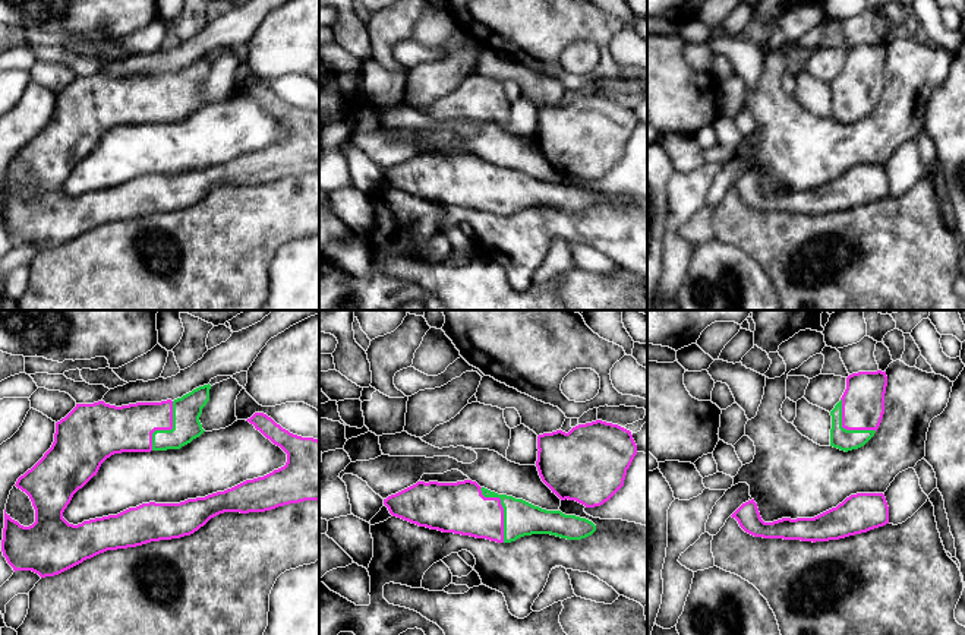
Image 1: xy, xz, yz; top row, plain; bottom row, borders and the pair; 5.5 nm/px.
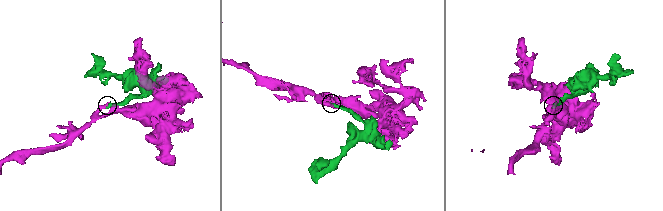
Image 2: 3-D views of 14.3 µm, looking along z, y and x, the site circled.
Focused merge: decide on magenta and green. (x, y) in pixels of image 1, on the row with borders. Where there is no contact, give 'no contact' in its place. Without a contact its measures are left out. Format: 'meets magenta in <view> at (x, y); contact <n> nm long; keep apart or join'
meets magenta in xz at (503, 509); contact 340 nm long; join

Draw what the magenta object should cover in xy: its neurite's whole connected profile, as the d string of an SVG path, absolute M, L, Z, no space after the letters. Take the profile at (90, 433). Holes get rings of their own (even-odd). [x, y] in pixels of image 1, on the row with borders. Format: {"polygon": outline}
{"polygon": "M208 383L174 401L136 402L122 407L104 401L76 404L64 418L57 421L51 448L15 484L29 496L35 509L35 522L23 527L4 509L1 552L13 571L32 571L41 578L54 576L107 550L190 536L224 512L265 512L290 503L319 500L319 440L293 435L267 414L255 413L246 421L287 454L284 467L224 492L180 503L142 503L117 515L83 521L78 525L63 518L73 495L97 476L101 464L111 455L180 449L199 437L205 432L199 417L209 401L209 389Z"}

